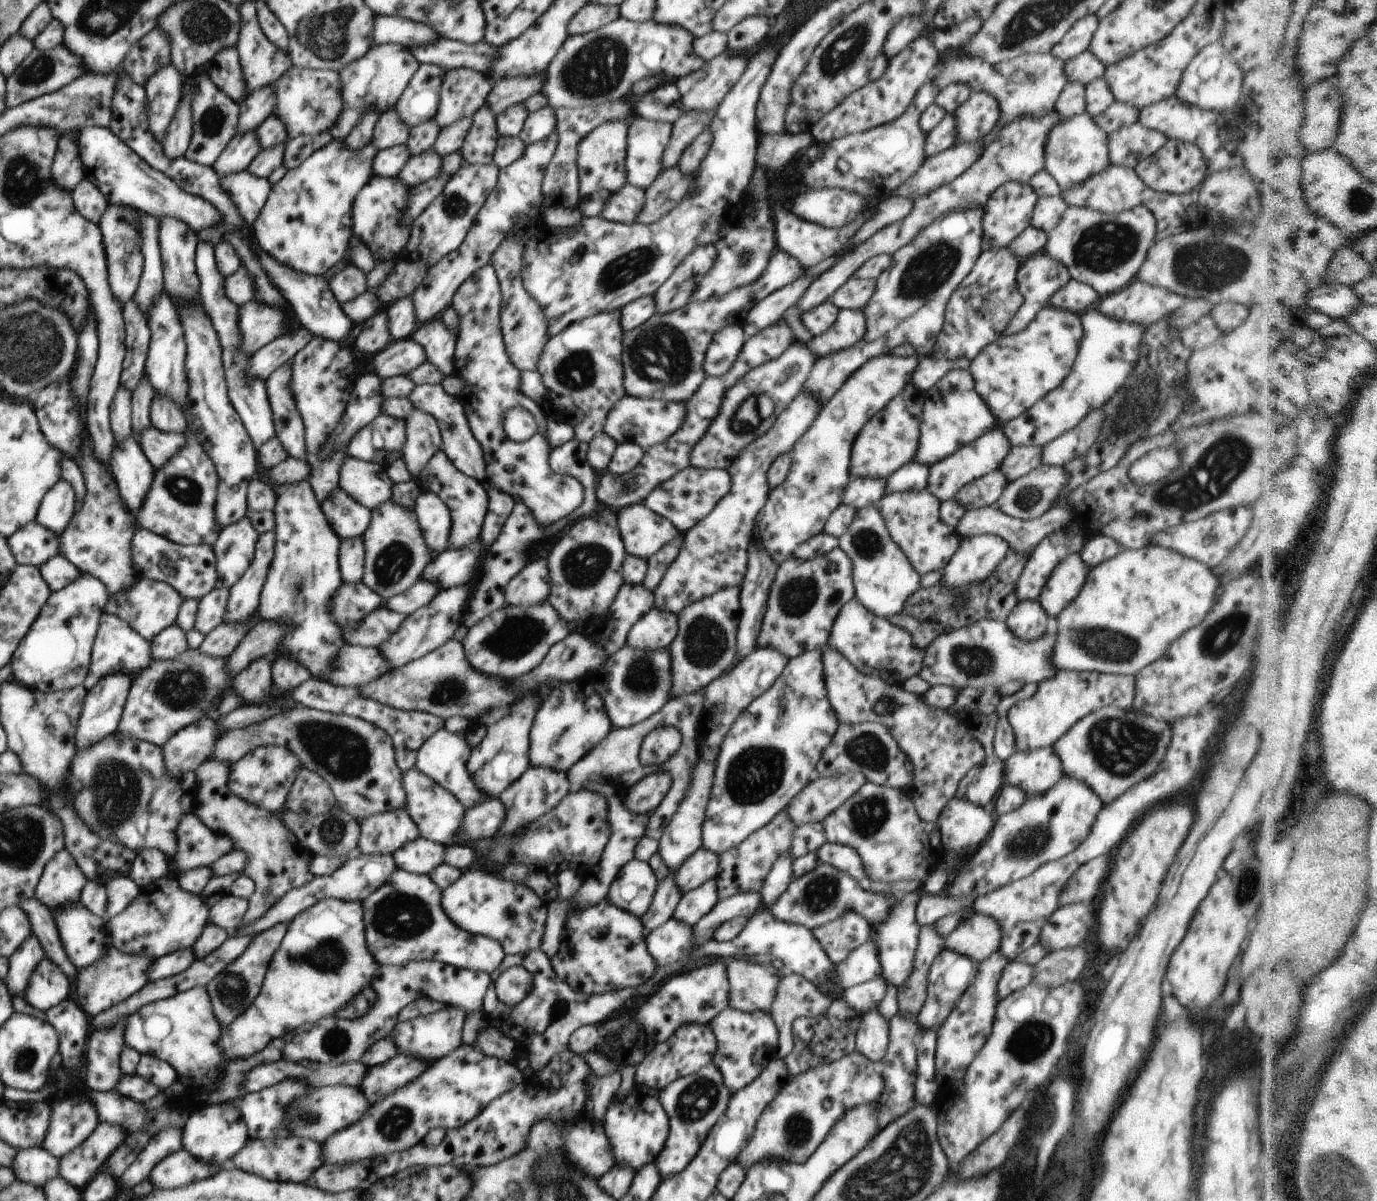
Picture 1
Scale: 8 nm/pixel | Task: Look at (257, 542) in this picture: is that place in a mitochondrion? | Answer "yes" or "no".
no

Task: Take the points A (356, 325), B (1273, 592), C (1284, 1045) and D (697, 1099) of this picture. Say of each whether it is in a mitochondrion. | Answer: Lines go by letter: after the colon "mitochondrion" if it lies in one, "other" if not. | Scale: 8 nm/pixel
A: other
B: other
C: other
D: mitochondrion

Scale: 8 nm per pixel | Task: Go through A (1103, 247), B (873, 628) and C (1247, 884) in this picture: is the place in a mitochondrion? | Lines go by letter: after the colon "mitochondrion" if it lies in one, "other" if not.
A: mitochondrion
B: other
C: mitochondrion

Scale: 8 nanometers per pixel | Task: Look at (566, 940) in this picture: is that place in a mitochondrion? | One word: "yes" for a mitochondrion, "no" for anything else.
no

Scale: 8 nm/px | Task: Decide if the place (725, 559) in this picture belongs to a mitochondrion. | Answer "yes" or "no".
no

